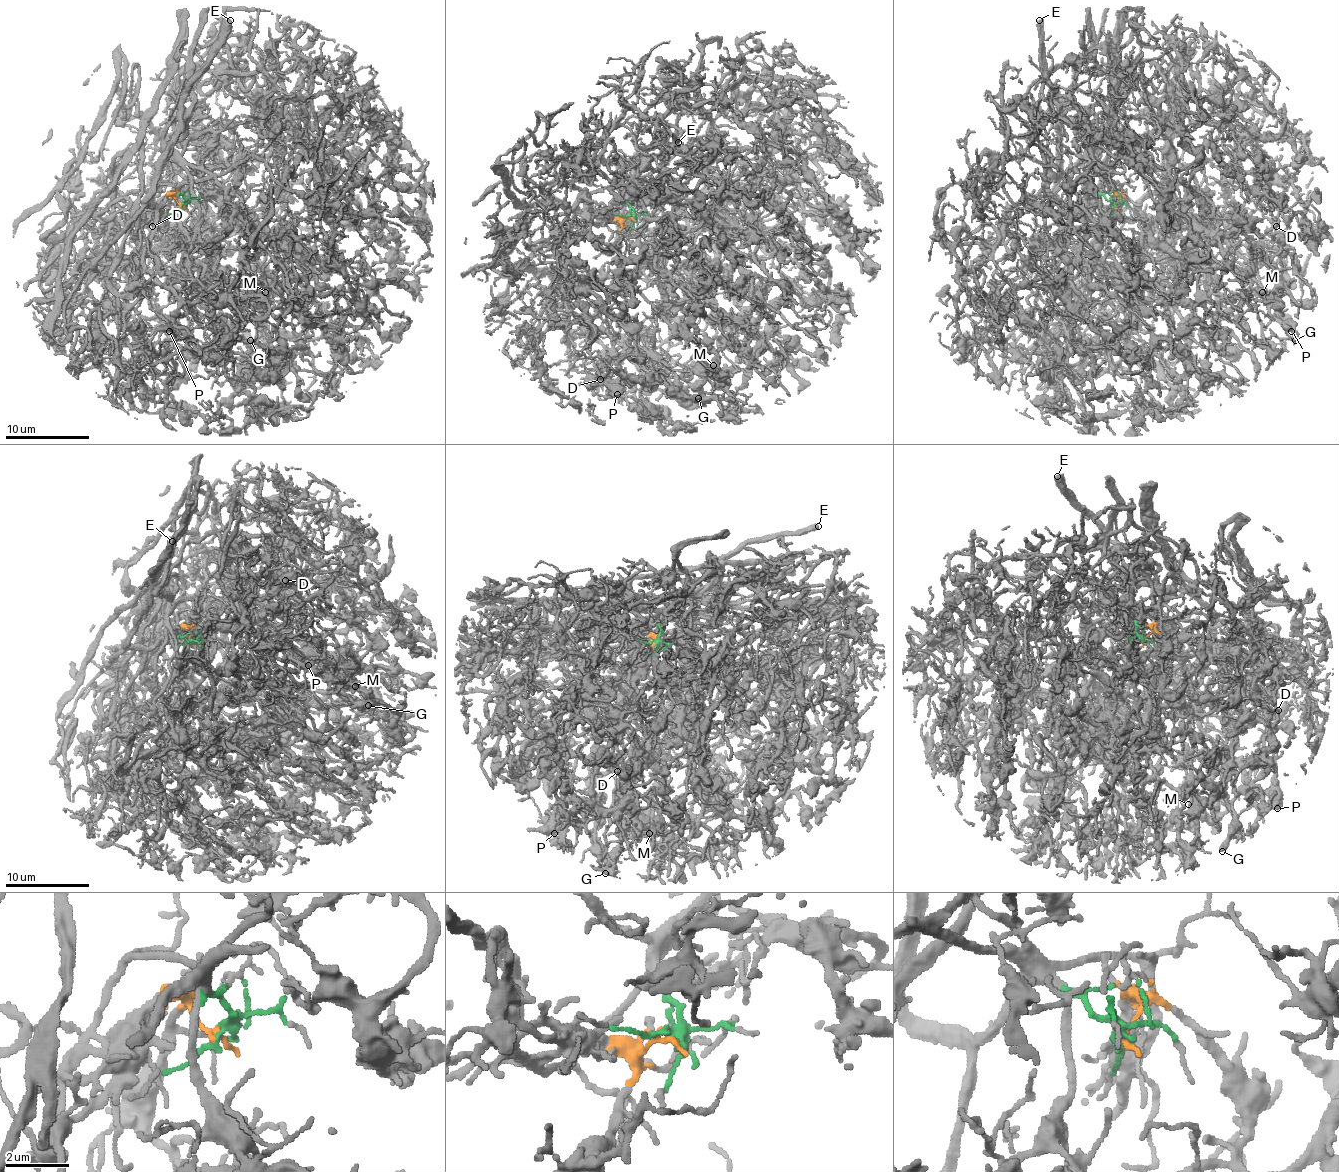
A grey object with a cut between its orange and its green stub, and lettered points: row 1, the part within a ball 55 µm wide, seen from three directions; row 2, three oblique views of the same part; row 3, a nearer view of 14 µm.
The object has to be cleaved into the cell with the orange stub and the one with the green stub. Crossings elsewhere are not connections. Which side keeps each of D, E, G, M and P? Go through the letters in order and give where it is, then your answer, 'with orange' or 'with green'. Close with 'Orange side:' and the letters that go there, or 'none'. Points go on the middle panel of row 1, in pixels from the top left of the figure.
D: place (600, 379); with orange
E: place (678, 142); with green
G: place (698, 398); with orange
M: place (713, 365); with orange
P: place (617, 394); with orange
Orange side: D, G, M, P

